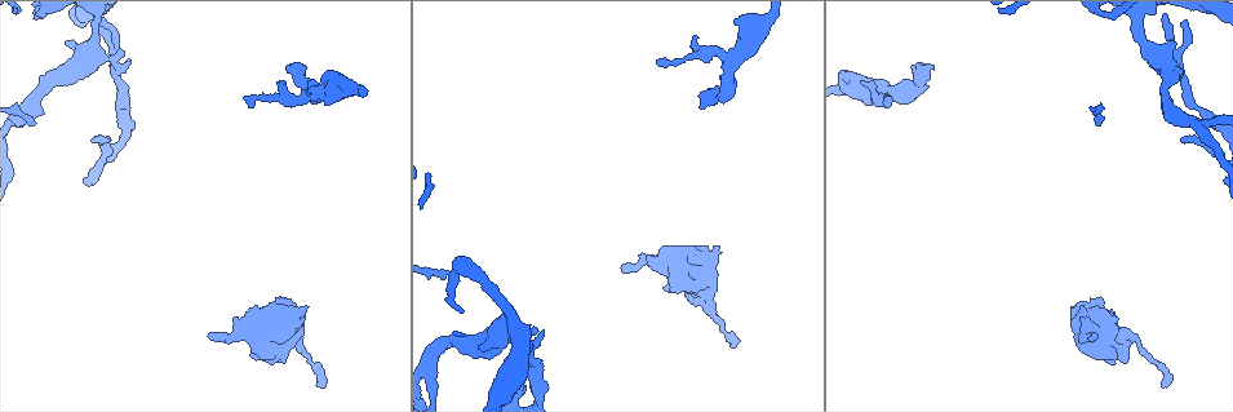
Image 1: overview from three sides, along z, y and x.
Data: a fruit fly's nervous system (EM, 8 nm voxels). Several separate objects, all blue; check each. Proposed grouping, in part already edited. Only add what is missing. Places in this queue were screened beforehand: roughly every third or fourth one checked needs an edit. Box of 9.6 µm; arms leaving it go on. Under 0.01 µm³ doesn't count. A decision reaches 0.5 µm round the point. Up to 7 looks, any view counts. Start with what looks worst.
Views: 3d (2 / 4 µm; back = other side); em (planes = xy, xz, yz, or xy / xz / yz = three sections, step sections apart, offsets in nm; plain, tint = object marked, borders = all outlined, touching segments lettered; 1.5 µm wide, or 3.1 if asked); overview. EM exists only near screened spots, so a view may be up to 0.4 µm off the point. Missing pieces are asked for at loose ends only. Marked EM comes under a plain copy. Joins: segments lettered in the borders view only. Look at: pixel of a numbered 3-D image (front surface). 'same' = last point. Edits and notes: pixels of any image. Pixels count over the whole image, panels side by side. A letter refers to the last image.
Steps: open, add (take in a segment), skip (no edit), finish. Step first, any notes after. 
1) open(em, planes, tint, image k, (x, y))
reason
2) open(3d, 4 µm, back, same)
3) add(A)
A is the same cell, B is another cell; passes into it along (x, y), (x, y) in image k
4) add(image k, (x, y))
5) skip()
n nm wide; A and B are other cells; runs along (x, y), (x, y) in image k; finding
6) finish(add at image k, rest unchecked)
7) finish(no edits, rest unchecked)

open(3d, 4 µm, image 1, (713, 246))
stops while still wide

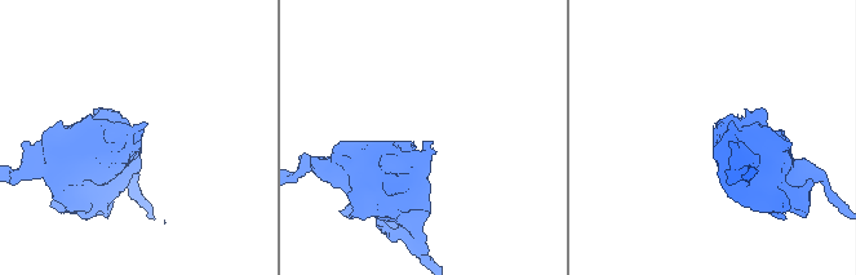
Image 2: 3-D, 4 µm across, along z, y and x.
open(em, planes, tint, image 2, (423, 141))

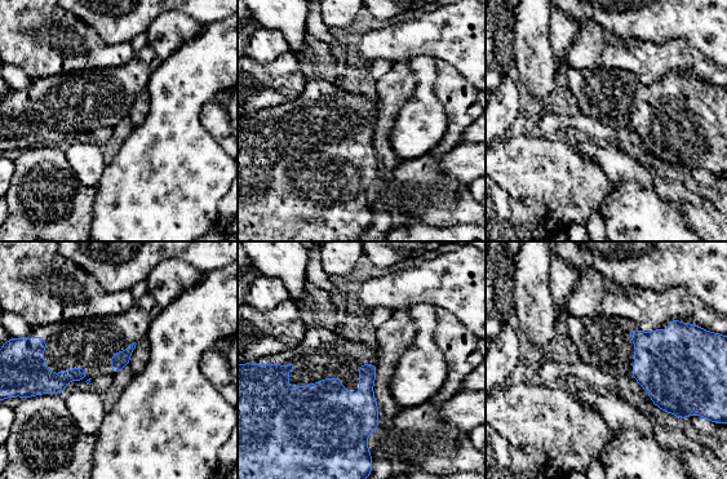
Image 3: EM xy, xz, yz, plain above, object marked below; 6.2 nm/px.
open(em, planes, borders, same)

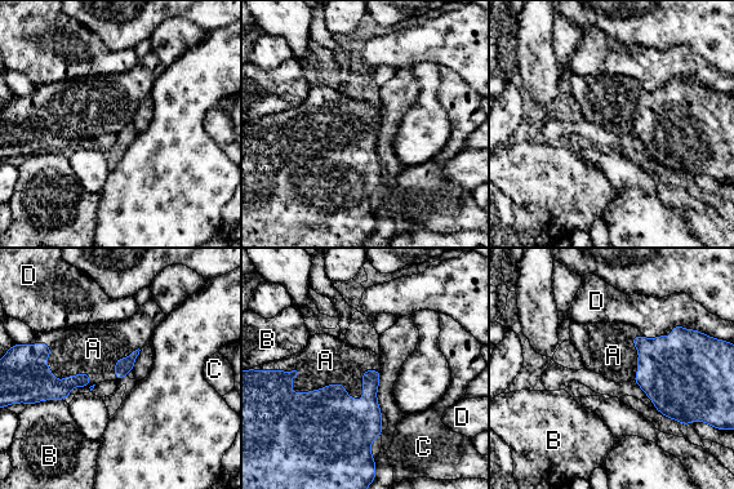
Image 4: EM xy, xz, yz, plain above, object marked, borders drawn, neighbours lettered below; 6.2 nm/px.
add(A)
A is the same cell, B, C and D are other cells; passes into it along (325, 425), (329, 385), (325, 360) in image 4; the cell continues

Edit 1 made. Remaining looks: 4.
open(overview)
see it whole again

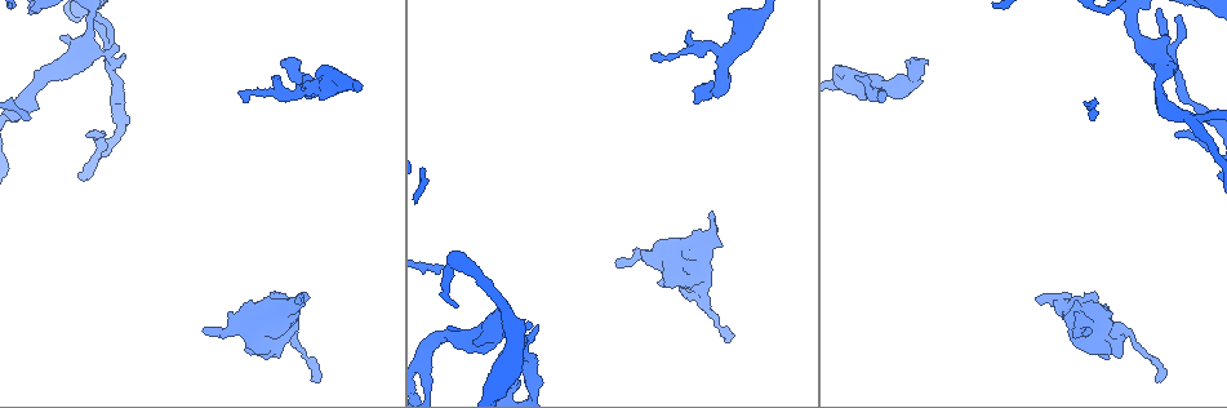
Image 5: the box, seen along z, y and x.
open(3d, 4 µm, image 5, (87, 133))
free end

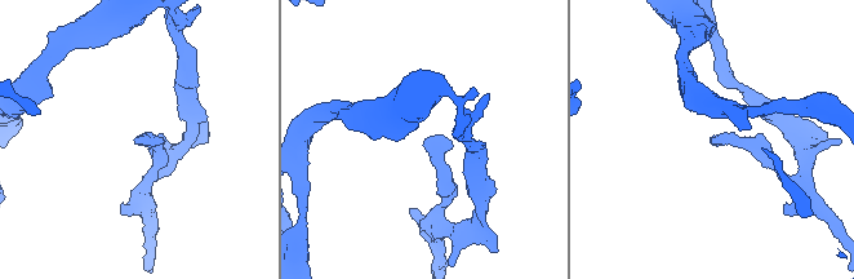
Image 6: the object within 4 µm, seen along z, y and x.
open(em, planes, borders, image 6, (713, 145))
need the tissue

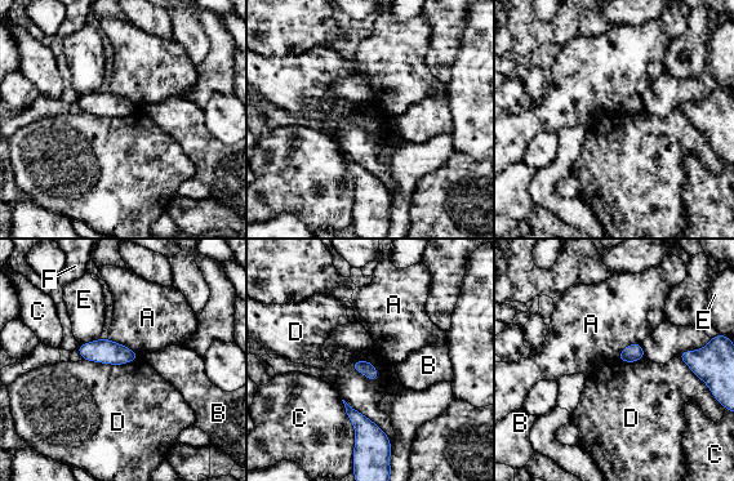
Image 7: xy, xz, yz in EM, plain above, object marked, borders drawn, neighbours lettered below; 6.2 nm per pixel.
skip()
C touches over 340 nm; A, B, C, D, E and F are other cells; border along (350, 364), (370, 379), (379, 377) in image 7; no lettered segment goes on from it

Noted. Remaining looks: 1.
finish(add at image 4, rest unchecked)

